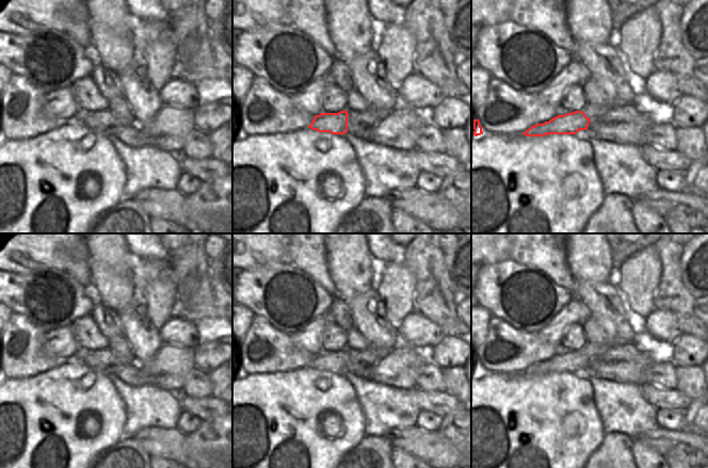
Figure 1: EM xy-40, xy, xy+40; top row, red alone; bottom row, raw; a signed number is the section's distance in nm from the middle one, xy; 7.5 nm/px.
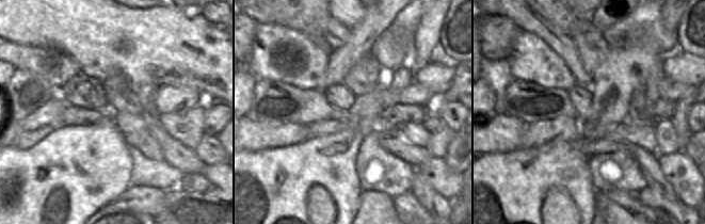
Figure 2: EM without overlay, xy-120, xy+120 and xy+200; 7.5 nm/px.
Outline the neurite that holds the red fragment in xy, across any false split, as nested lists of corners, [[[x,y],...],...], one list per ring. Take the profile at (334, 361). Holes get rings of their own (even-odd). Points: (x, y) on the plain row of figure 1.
[[[348,350],[316,354],[308,367],[319,371],[344,373],[348,371]]]

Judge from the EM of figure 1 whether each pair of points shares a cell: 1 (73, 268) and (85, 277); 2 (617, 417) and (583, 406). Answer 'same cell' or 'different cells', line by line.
1: same cell
2: different cells

